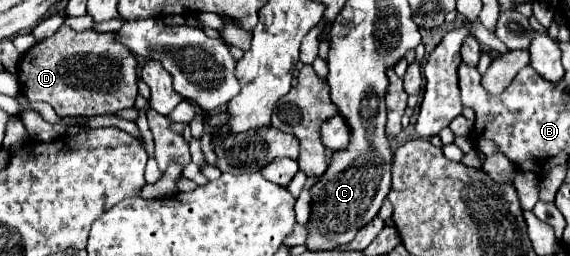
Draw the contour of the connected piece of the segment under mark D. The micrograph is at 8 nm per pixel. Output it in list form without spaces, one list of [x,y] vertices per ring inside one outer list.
[[[61,25],[59,31],[45,39],[43,43],[37,43],[31,47],[25,55],[19,59],[19,91],[29,101],[45,101],[49,103],[59,117],[67,115],[107,115],[115,113],[125,107],[133,107],[135,95],[137,95],[137,61],[133,53],[115,39],[113,33],[97,33],[95,29],[87,31],[75,31],[67,25]]]

